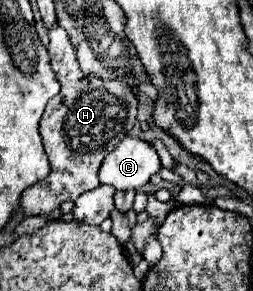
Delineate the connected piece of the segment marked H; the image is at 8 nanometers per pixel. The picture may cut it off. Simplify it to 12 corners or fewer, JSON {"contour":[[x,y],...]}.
{"contour":[[49,30],[61,92],[41,136],[51,172],[21,194],[25,216],[97,188],[131,132],[137,98],[85,76],[67,32]]}

